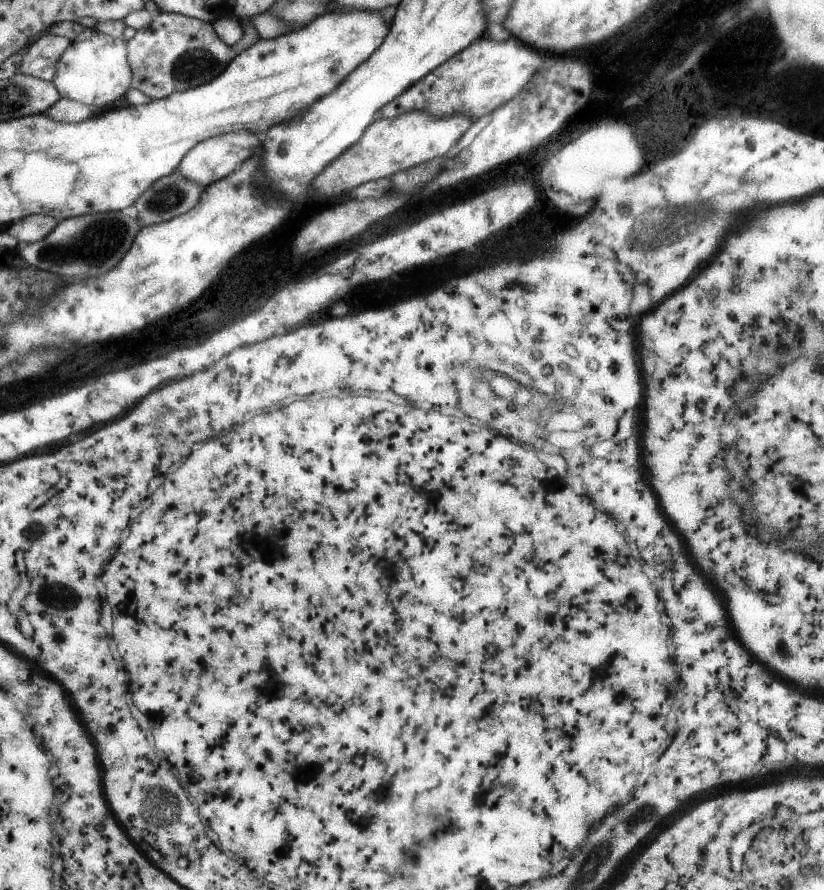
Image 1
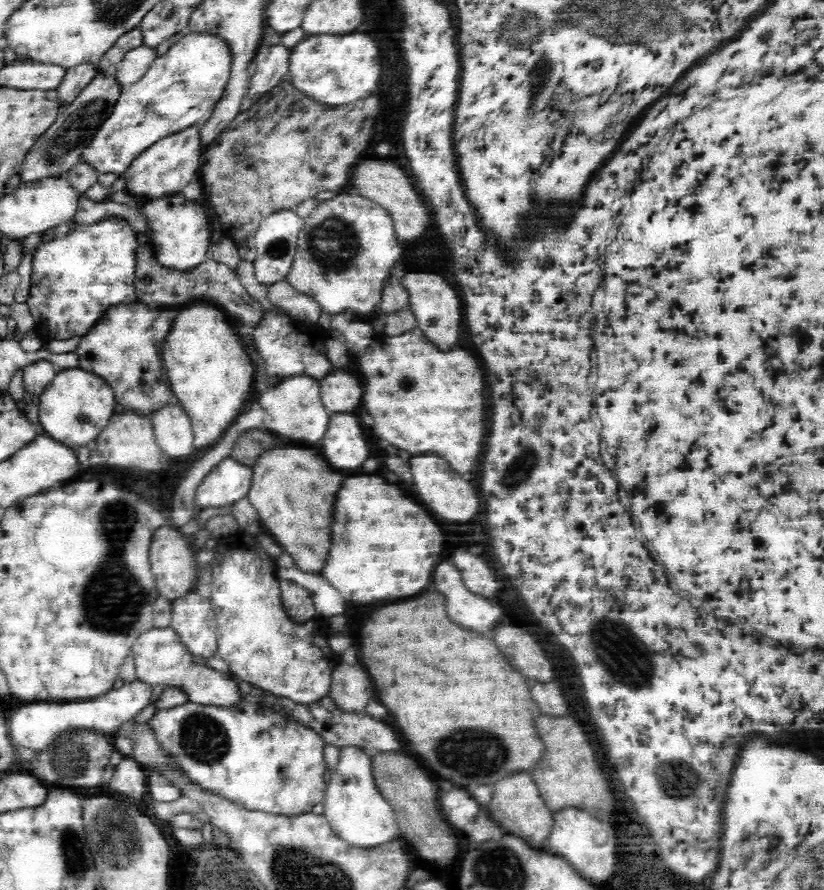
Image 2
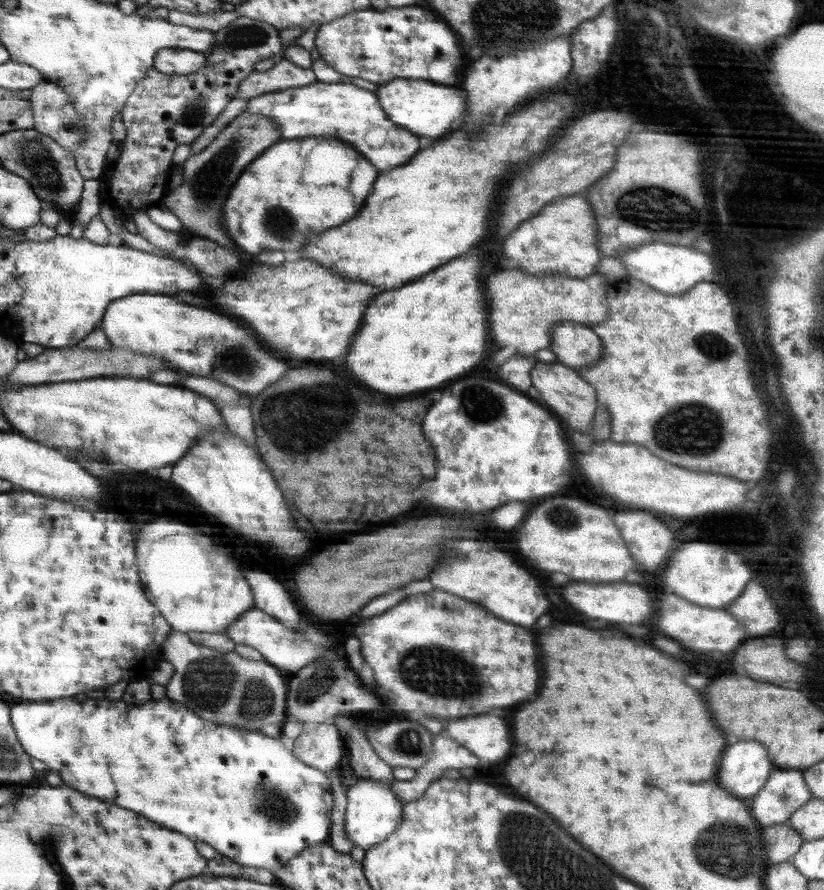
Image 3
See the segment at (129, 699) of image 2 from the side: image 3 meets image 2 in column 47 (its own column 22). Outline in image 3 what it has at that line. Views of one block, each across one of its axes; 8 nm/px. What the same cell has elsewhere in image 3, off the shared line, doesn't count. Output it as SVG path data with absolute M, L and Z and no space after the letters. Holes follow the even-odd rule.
M167 697L163 699L150 698L145 703L127 704L122 698L117 702L111 700L99 700L87 698L81 703L73 698L63 698L63 700L51 700L51 702L23 702L12 706L11 720L15 726L15 732L19 736L19 742L23 748L33 757L37 758L51 772L55 772L62 779L63 784L71 788L79 789L79 792L93 796L99 800L108 800L109 803L117 804L120 808L125 808L129 812L137 813L146 817L148 821L153 821L161 828L182 833L194 842L205 842L220 855L230 858L237 864L243 866L255 866L255 868L267 868L269 872L279 869L288 864L289 859L297 856L305 848L325 842L330 836L330 814L333 803L333 788L326 773L319 769L311 768L310 765L303 764L296 757L292 750L287 750L280 737L269 738L264 734L259 734L259 730L251 731L241 727L231 725L219 725L211 721L195 716L195 713L188 709L186 705L179 704Z

